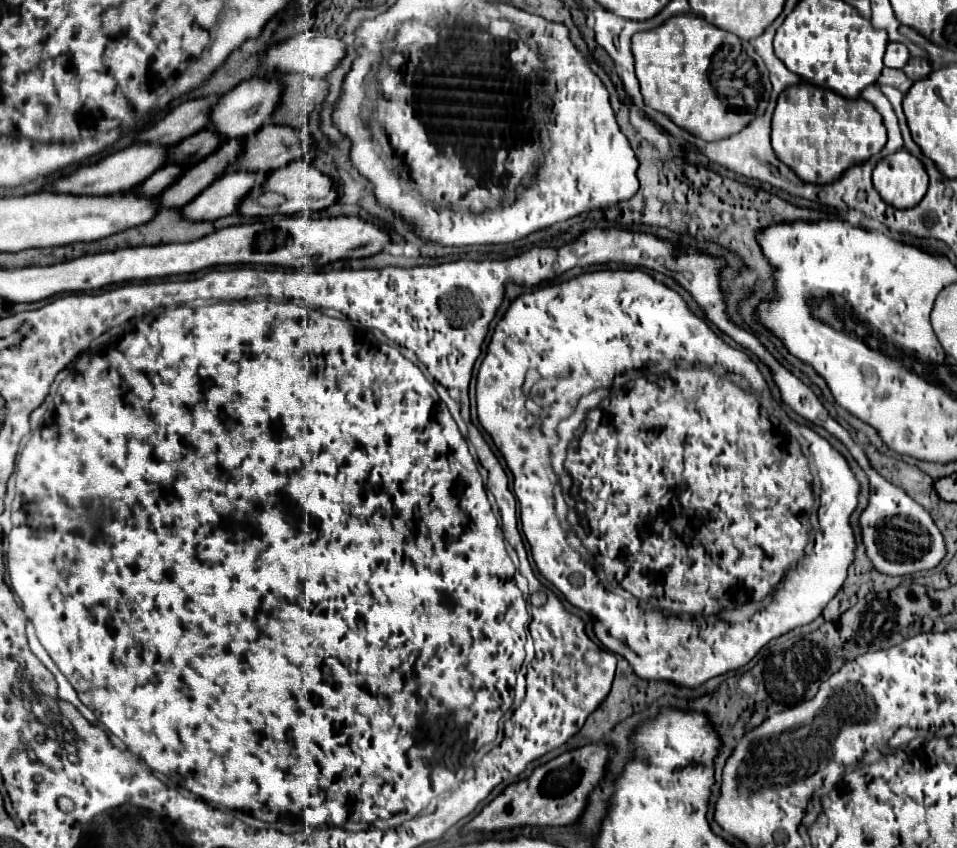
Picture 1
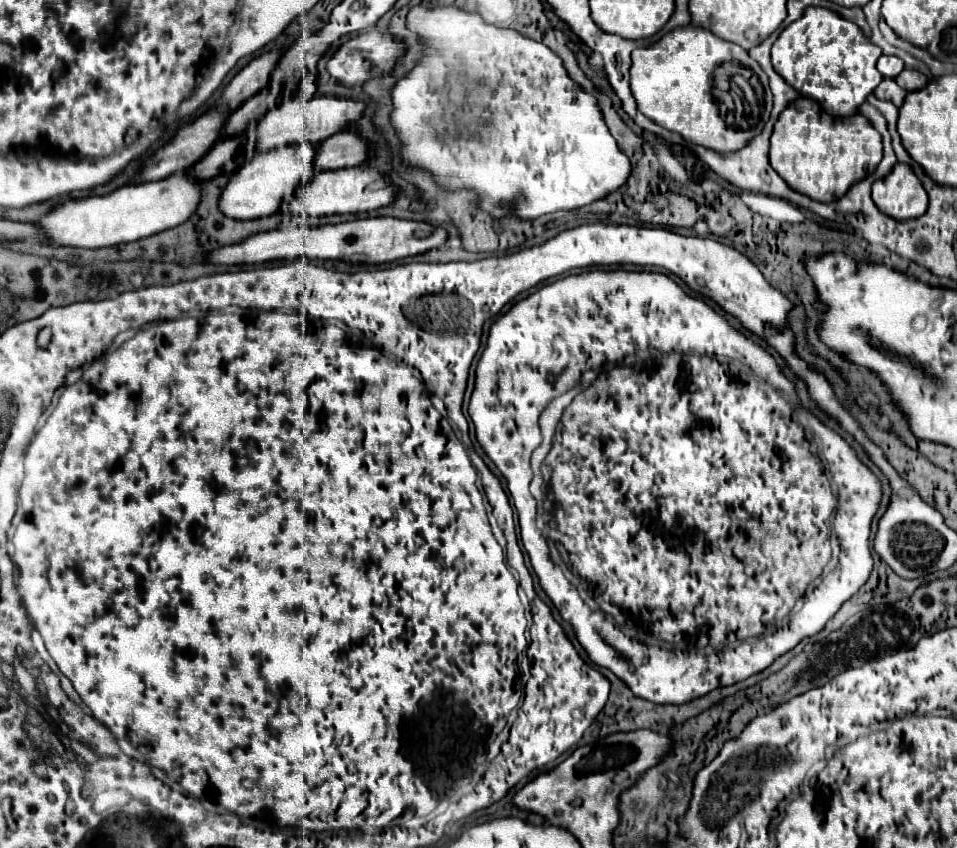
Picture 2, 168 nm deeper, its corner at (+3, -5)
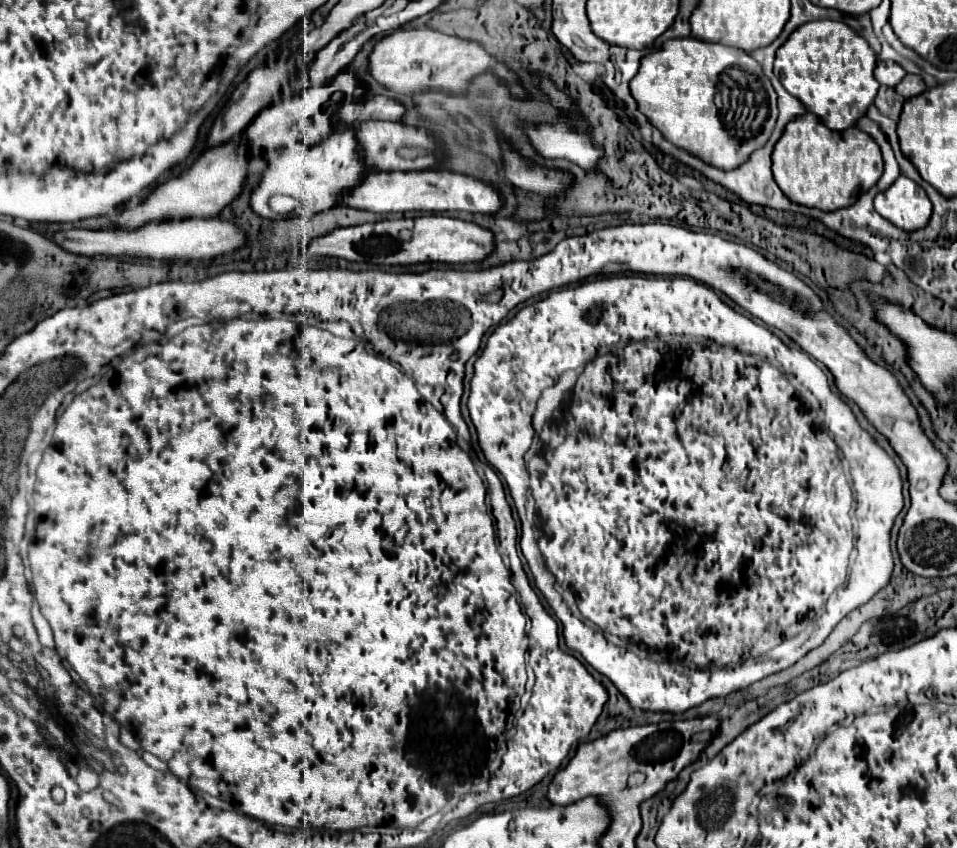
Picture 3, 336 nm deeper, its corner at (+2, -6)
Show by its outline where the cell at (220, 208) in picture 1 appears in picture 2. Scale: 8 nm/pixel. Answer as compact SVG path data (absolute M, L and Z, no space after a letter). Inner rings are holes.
M301 142L295 146L279 146L273 150L257 152L255 158L243 164L229 180L225 192L221 194L219 208L227 216L237 220L251 220L271 216L281 210L281 204L297 194L303 184L315 176L315 144ZM313 156L313 158L311 158Z

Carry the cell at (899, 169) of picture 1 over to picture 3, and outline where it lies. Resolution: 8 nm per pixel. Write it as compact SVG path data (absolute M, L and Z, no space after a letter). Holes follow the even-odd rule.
M900 175L890 189L874 197L874 207L884 219L904 231L922 229L932 215L932 203L926 191L904 175Z

